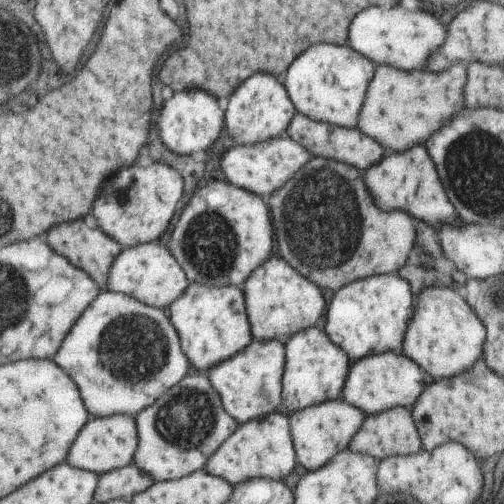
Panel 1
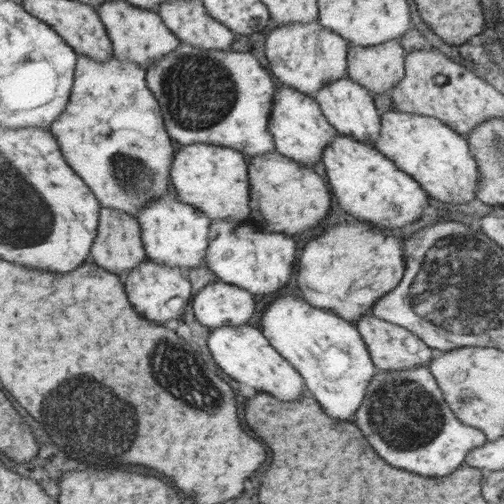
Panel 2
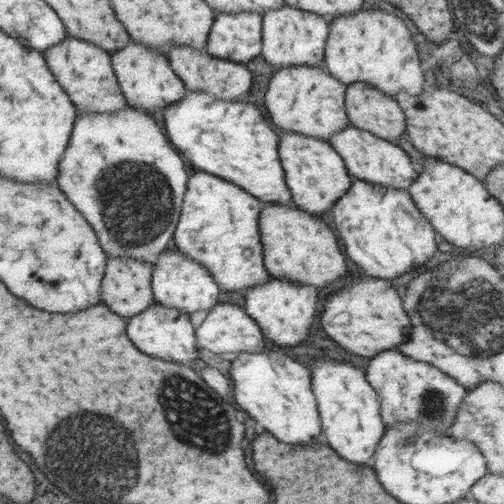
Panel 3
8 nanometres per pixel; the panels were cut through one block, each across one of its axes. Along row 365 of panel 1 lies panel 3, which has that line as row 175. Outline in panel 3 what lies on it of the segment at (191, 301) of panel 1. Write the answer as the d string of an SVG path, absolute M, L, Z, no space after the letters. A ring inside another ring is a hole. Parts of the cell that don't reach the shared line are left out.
M193 170L173 232L173 248L205 264L223 290L245 292L255 284L265 284L269 276L267 268L263 268L265 264L261 264L261 232L257 232L259 204L261 200L243 190L243 186L235 186L235 182L225 182L221 176L203 170Z

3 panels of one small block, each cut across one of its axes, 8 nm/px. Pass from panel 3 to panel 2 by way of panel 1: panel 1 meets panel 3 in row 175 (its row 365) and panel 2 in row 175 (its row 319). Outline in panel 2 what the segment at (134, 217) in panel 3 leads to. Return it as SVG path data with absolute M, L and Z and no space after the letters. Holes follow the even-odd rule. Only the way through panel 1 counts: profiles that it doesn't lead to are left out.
M77 56L77 68L73 74L73 88L63 112L51 122L49 130L57 136L67 164L83 178L83 184L97 196L99 206L117 208L135 216L143 204L163 194L169 184L169 164L173 156L169 132L163 130L163 118L159 114L153 94L147 90L143 70L135 62L121 62L109 58L107 62L93 62L87 56Z

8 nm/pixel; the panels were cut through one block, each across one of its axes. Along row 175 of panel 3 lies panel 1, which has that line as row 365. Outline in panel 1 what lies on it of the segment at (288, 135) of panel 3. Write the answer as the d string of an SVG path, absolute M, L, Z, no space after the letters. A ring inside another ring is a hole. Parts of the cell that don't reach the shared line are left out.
M305 328L293 334L285 342L285 374L283 374L283 410L293 414L297 410L309 408L313 404L323 404L327 400L341 398L343 386L347 382L351 360L343 348L339 348L331 338L313 328Z

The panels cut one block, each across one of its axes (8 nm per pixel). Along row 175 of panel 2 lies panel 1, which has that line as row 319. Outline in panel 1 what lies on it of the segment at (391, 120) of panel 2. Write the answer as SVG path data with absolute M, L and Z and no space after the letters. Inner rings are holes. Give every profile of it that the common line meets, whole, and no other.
M441 288L433 298L415 298L411 318L403 332L401 352L423 366L431 380L455 378L475 366L475 360L483 354L487 330L477 314L471 312L467 302L453 288Z

